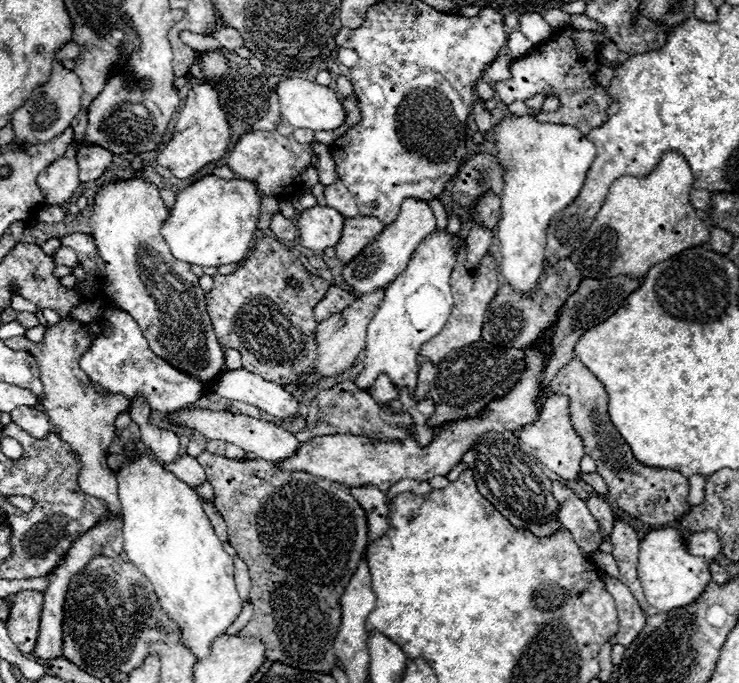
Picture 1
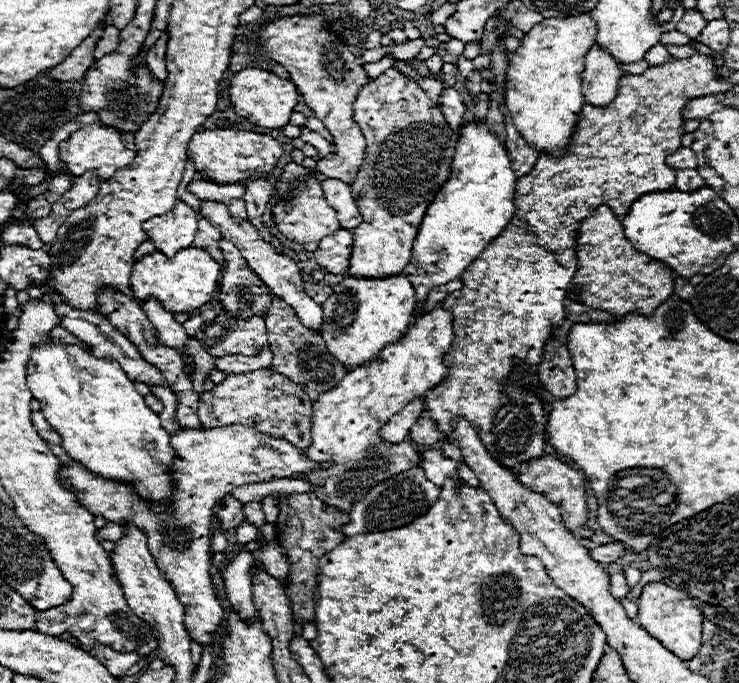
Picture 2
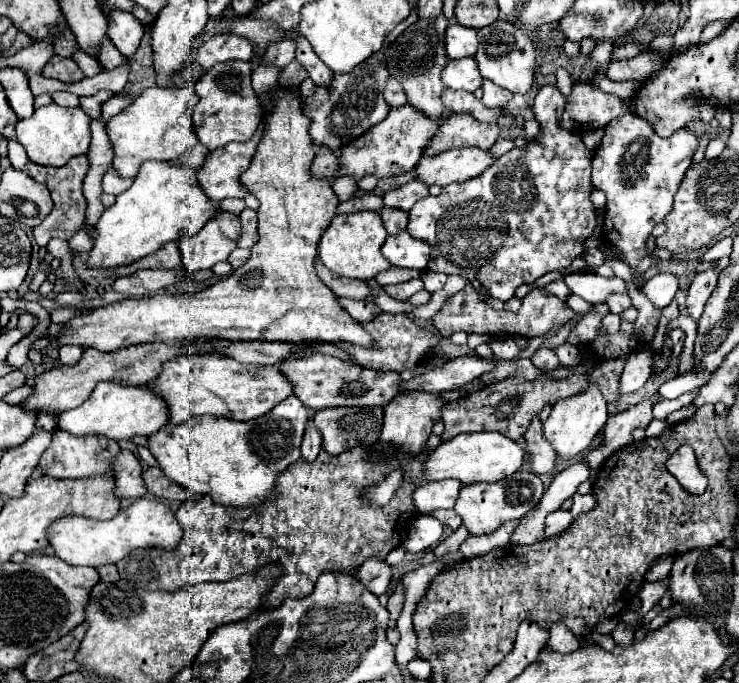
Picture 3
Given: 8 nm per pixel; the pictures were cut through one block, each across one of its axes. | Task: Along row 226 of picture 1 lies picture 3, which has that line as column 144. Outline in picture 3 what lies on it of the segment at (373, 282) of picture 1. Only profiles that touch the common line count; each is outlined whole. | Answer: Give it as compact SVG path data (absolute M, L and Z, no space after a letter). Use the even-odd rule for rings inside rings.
M100 382L92 396L78 408L66 410L58 418L58 426L74 436L100 434L112 440L130 440L136 434L150 436L168 422L168 404L148 386L122 386L118 382Z

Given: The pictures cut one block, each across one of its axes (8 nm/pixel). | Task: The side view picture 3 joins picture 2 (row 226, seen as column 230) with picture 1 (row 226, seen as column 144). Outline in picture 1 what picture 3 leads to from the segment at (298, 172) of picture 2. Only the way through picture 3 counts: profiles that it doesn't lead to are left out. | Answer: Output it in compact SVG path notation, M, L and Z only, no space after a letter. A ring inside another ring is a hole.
M314 206L300 214L298 232L300 244L310 250L324 250L336 246L342 236L344 216L328 206Z

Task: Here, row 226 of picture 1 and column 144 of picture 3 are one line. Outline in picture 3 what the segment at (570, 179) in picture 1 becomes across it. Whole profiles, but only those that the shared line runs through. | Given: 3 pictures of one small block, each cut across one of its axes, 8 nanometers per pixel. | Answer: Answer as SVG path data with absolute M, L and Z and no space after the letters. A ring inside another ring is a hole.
M138 498L126 510L120 510L110 520L90 520L84 516L62 516L54 520L48 532L48 542L54 554L70 566L102 566L116 564L136 548L174 550L182 540L182 526L174 512L156 498Z

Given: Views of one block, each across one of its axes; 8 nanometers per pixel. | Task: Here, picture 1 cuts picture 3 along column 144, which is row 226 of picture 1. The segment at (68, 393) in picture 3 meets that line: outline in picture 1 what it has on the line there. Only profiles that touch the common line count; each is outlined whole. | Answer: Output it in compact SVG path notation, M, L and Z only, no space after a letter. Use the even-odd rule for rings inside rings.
M358 216L354 220L346 220L344 222L344 230L342 230L342 238L340 242L334 246L336 250L336 258L340 262L350 262L352 258L356 258L360 254L362 248L366 248L366 244L378 236L384 230L384 224L376 218L368 218L368 216Z

